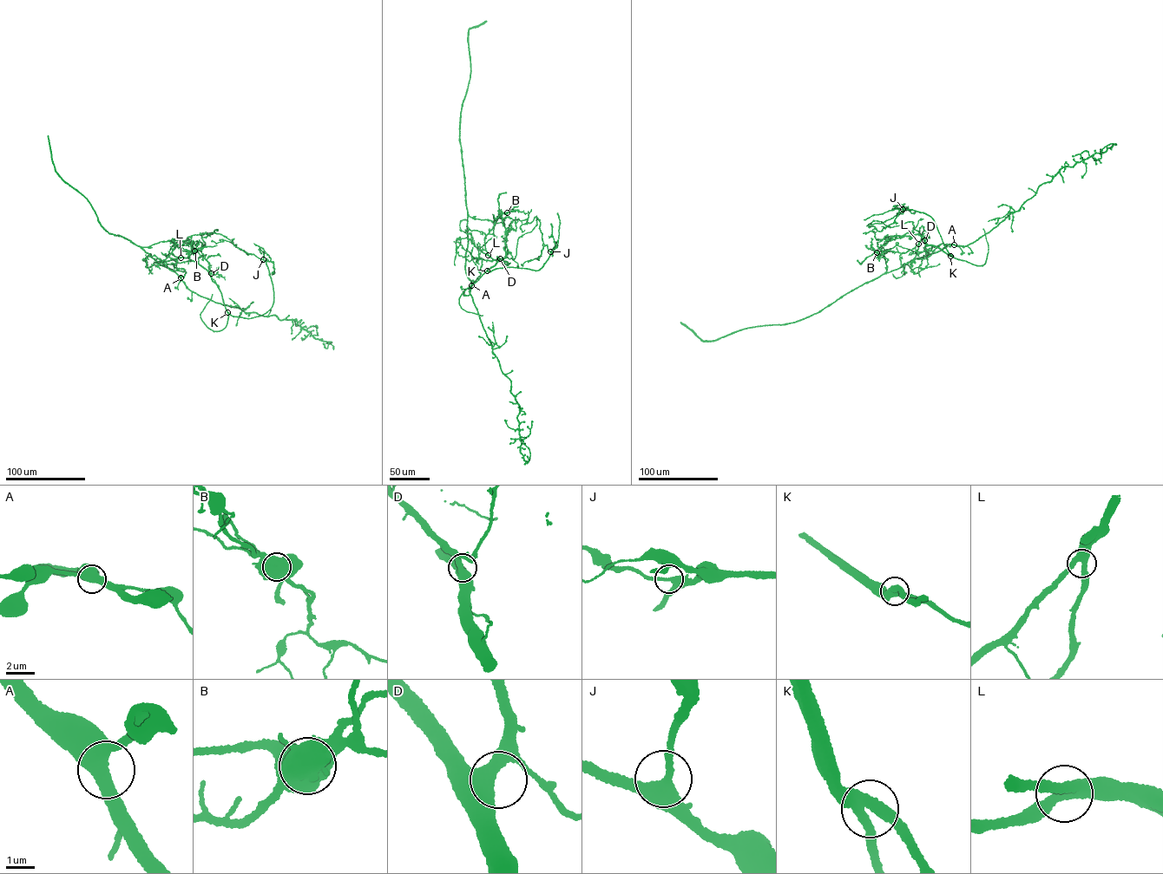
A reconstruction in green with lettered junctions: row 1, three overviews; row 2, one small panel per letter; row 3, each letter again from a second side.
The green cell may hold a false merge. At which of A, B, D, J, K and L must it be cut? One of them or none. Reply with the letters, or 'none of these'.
B

